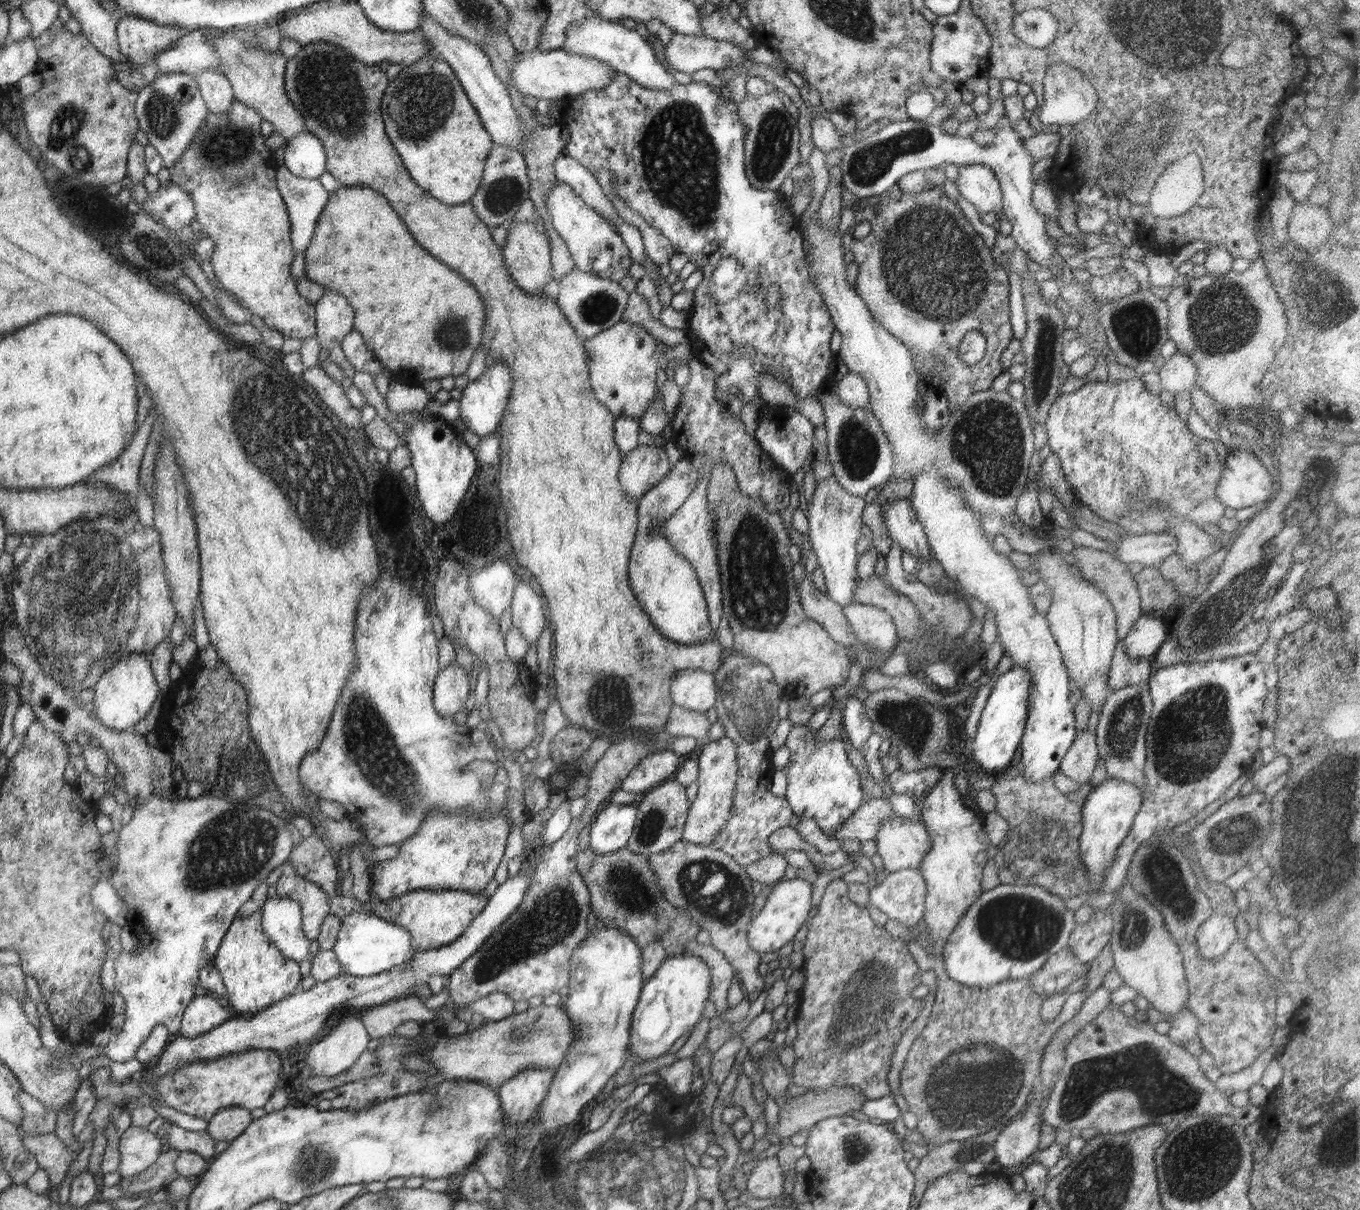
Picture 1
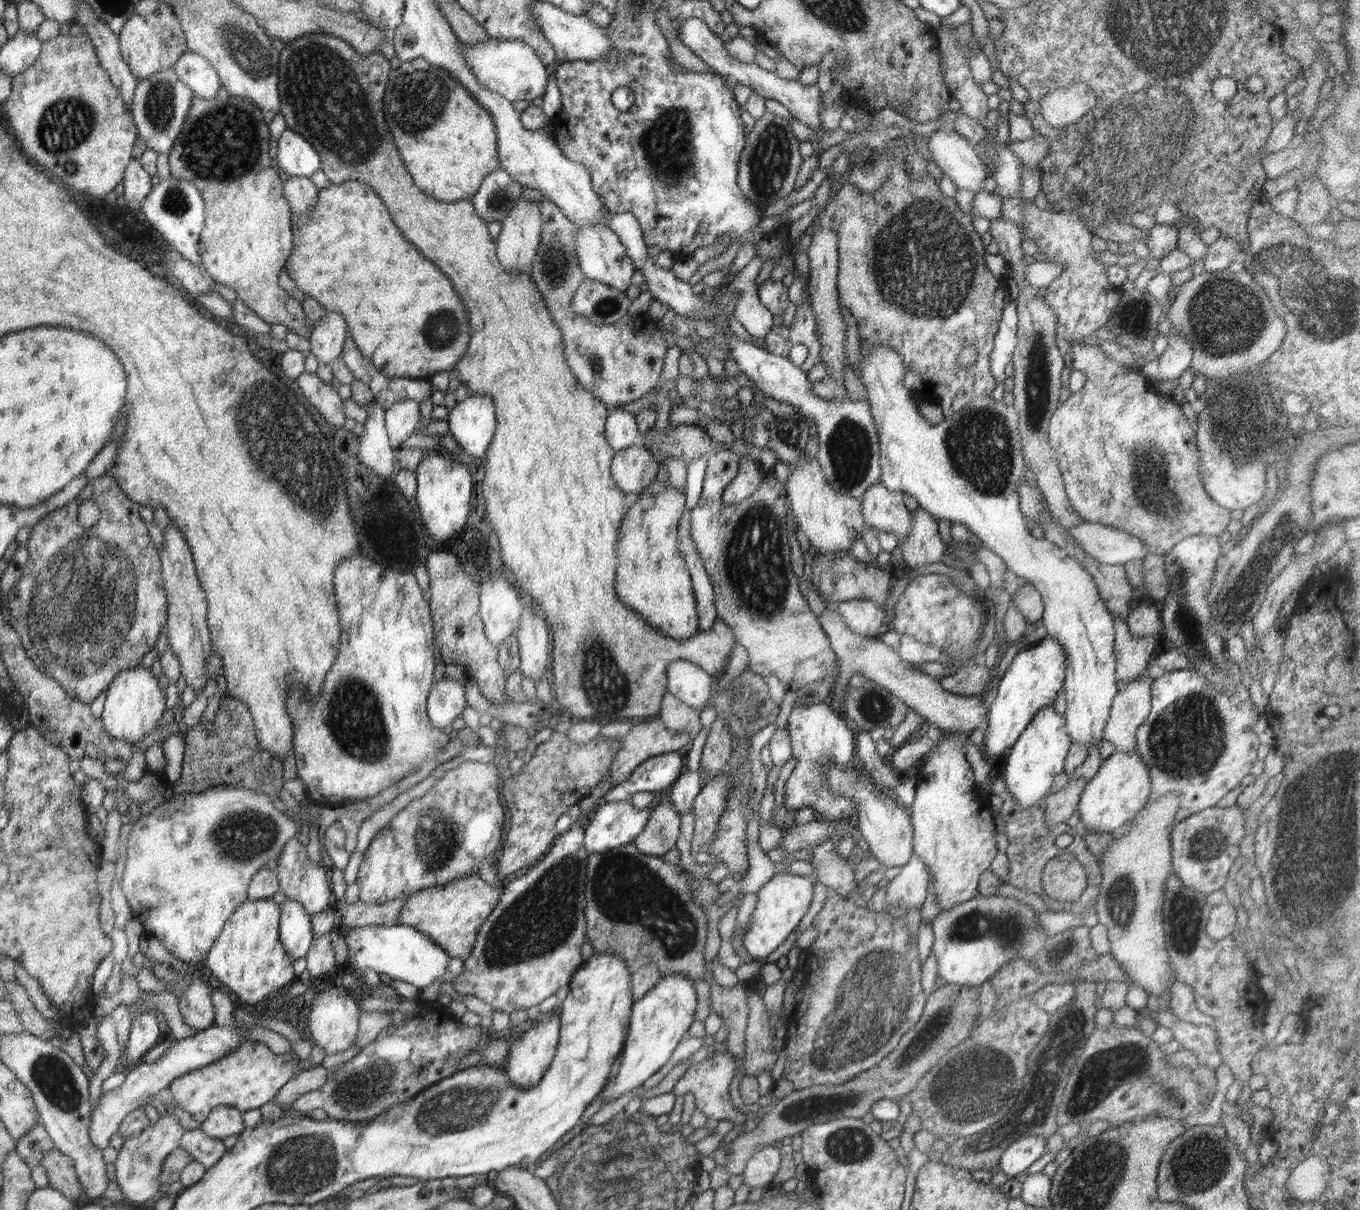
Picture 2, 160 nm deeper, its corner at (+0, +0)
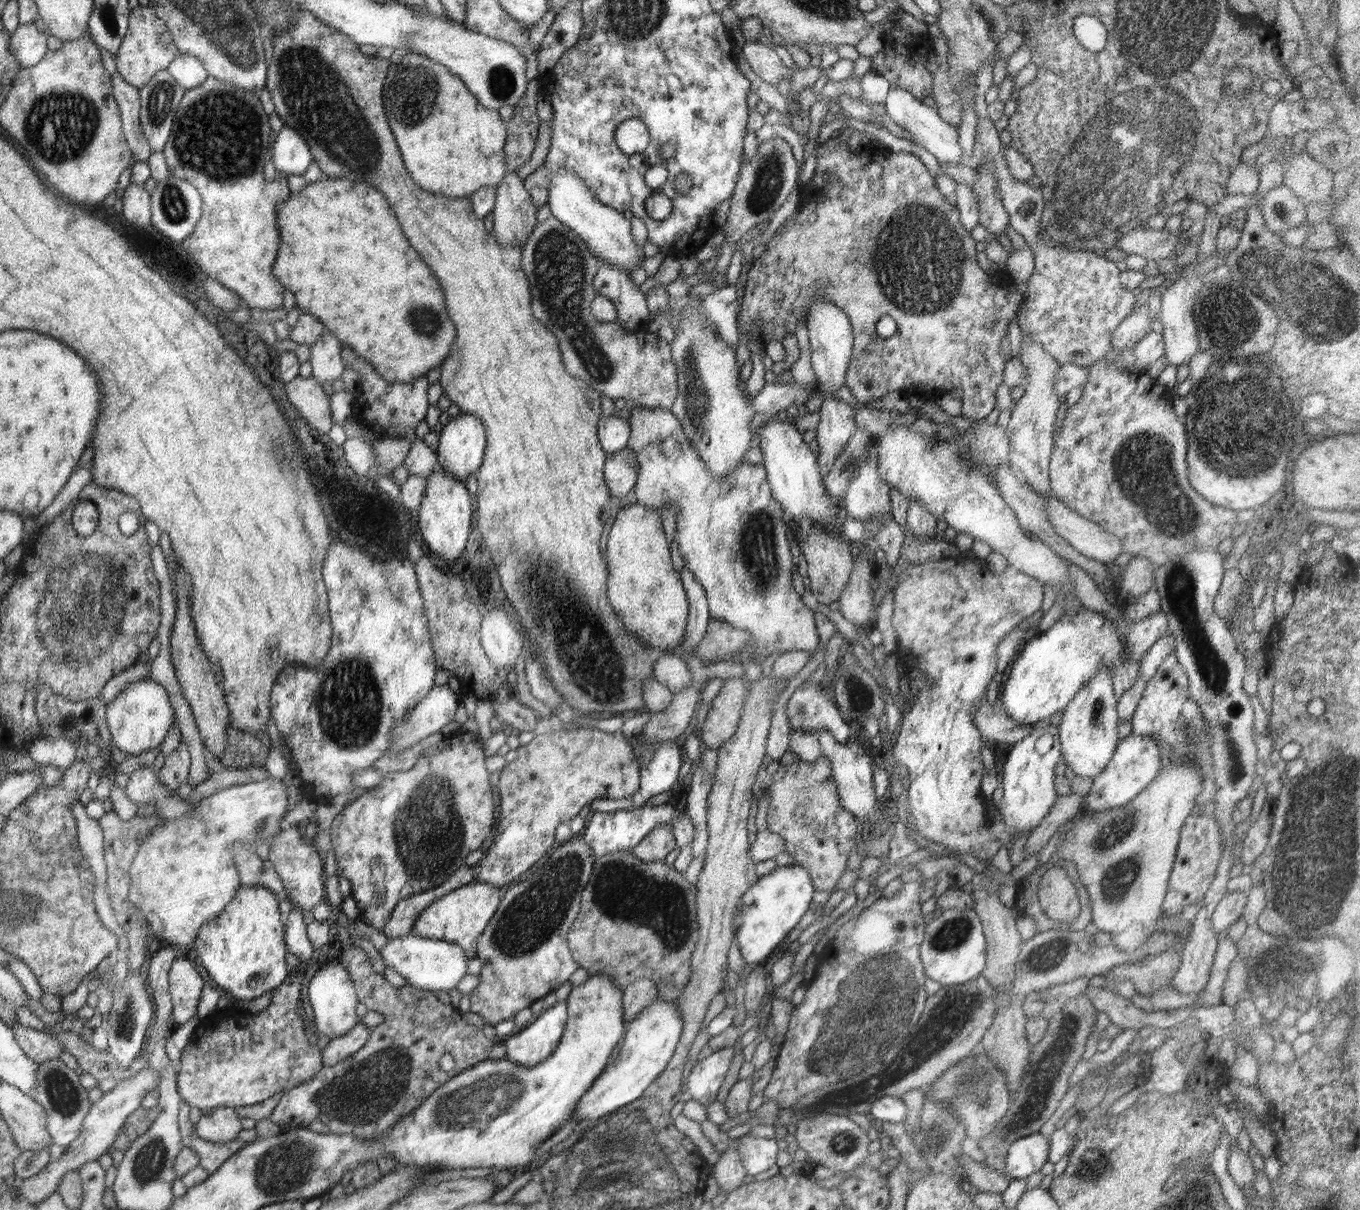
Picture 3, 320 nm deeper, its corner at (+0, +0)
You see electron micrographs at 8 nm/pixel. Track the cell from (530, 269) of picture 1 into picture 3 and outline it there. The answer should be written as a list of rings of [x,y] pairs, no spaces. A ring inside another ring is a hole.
[[[508,171],[497,187],[492,233],[502,245],[518,245],[521,248],[538,224],[538,209],[532,203],[523,179],[514,171]]]

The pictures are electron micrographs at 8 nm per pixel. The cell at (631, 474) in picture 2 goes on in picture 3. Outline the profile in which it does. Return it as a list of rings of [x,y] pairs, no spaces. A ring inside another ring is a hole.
[[[630,449],[607,453],[603,475],[611,496],[624,499],[635,487],[638,469],[636,455]]]

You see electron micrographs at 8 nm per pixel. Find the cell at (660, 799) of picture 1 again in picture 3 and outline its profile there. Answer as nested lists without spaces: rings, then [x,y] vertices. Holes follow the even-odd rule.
[[[659,824],[631,849],[631,853],[642,862],[665,860],[676,847],[672,831],[672,824]]]

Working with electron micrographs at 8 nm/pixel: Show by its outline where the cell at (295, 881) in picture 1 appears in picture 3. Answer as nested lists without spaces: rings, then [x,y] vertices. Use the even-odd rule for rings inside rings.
[[[297,826],[281,830],[280,834],[271,837],[269,842],[268,860],[280,875],[284,891],[298,904],[298,908],[312,910],[324,898],[324,878],[322,878],[324,876],[324,860],[322,860],[324,856],[320,856],[320,852],[314,846],[302,840],[302,832]]]

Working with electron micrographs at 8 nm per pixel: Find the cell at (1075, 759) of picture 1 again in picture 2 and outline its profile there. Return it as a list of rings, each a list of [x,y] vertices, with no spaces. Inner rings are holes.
[[[1070,774],[1068,784],[1058,792],[1048,795],[1045,807],[1045,820],[1049,826],[1055,826],[1058,822],[1066,822],[1074,812],[1078,811],[1078,803],[1087,783],[1086,779],[1079,777],[1074,779]]]

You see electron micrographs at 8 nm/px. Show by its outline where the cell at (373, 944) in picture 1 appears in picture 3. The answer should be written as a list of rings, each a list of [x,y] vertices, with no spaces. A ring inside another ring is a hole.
[[[413,933],[406,936],[389,937],[390,941],[380,950],[384,964],[392,966],[408,985],[424,991],[452,990],[468,974],[466,961],[469,959],[460,945],[430,938],[420,938]]]

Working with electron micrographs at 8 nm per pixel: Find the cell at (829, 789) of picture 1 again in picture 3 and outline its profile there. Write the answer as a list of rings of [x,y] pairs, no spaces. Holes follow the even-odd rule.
[[[819,686],[800,687],[786,703],[786,714],[792,728],[801,731],[829,730],[838,742],[848,742],[853,726],[835,701]]]

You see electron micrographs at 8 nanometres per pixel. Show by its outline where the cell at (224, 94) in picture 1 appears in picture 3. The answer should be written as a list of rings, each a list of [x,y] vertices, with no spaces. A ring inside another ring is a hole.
[[[179,52],[168,65],[172,78],[186,89],[194,88],[209,77],[206,66],[194,56]]]

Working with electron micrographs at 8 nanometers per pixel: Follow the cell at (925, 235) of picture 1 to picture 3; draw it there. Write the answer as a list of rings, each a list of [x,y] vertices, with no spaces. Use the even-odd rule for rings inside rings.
[[[836,137],[829,139],[825,144],[821,144],[816,150],[816,172],[814,178],[800,189],[799,205],[796,209],[796,216],[787,225],[777,228],[772,240],[768,242],[767,248],[760,258],[751,265],[748,270],[748,280],[744,288],[744,297],[742,305],[737,316],[737,327],[745,334],[751,334],[753,326],[757,324],[757,330],[760,330],[762,346],[771,340],[784,340],[788,333],[794,333],[800,316],[811,309],[811,302],[815,298],[823,298],[828,302],[843,310],[851,320],[853,328],[853,349],[850,362],[844,377],[844,385],[854,395],[857,402],[870,404],[877,398],[886,396],[889,392],[895,390],[904,390],[906,388],[917,388],[923,392],[934,392],[939,396],[946,393],[955,393],[958,390],[964,391],[964,404],[961,409],[961,415],[964,418],[979,421],[986,419],[994,410],[996,405],[996,389],[1003,384],[1004,369],[1007,358],[1001,353],[1002,337],[1008,333],[1008,324],[1017,316],[1017,310],[1020,308],[1023,295],[1016,292],[1016,287],[1012,291],[1005,291],[1002,286],[994,284],[994,276],[986,274],[980,268],[976,257],[976,241],[972,239],[970,231],[964,227],[959,219],[959,209],[952,206],[937,188],[936,178],[928,172],[924,164],[918,157],[906,152],[882,154],[874,152],[872,154],[862,154],[851,152],[842,142],[842,138]],[[882,316],[892,316],[897,324],[897,330],[890,338],[882,338],[876,333],[876,323]]]

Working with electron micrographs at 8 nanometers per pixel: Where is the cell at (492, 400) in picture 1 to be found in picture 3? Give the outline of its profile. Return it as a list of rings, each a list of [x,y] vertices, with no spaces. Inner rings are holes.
[[[460,414],[456,419],[450,419],[448,424],[440,430],[435,453],[440,466],[449,473],[449,476],[456,476],[458,480],[466,482],[469,476],[474,476],[480,470],[486,447],[487,429],[482,421],[474,415]]]

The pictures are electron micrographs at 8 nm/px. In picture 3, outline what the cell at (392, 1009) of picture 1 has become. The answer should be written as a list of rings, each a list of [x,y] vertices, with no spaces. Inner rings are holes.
[[[358,1024],[348,1035],[331,1039],[322,1050],[324,1052],[325,1065],[334,1066],[341,1063],[345,1058],[352,1056],[355,1052],[360,1051],[369,1042],[371,1034],[372,1028]]]

